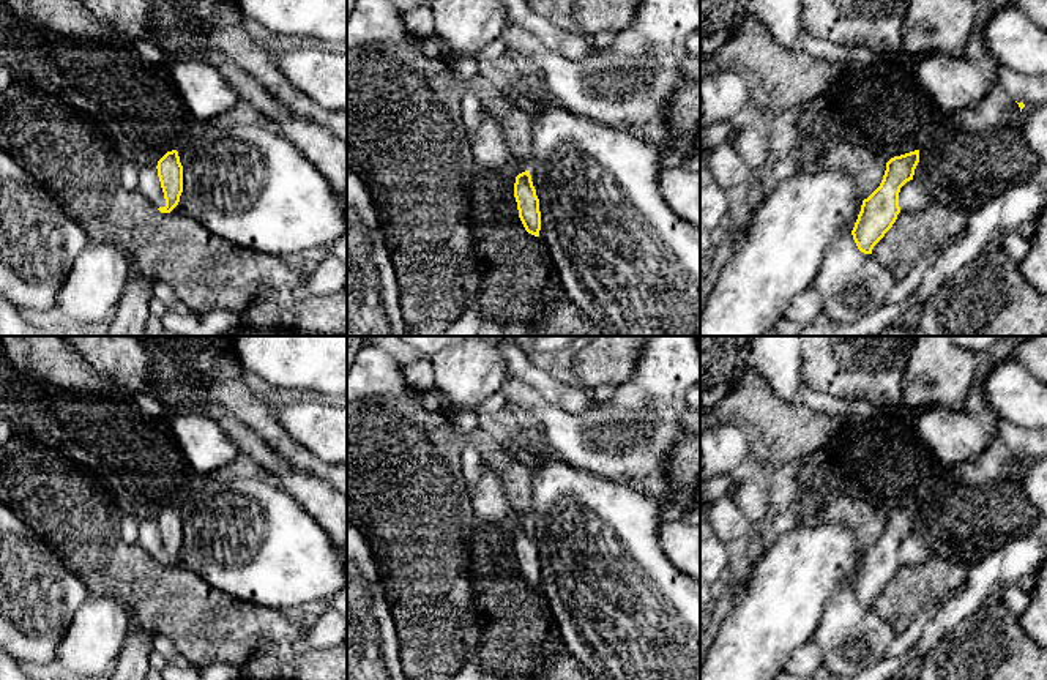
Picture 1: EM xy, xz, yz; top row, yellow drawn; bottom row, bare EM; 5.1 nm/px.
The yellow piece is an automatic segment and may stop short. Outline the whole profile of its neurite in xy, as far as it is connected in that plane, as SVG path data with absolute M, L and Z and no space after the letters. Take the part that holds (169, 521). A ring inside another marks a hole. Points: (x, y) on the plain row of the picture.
M177 503L167 505L158 514L158 530L164 546L166 559L159 560L161 566L170 566L180 555L183 546L183 519Z

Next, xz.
M525 524L516 530L514 551L517 555L519 571L525 584L535 590L539 590L541 584L539 552L533 540L530 524Z

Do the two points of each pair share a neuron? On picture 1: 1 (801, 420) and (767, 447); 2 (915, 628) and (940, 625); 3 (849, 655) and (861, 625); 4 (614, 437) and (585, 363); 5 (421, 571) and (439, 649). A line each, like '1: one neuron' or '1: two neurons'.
1: one neuron
2: two neurons
3: one neuron
4: two neurons
5: one neuron

